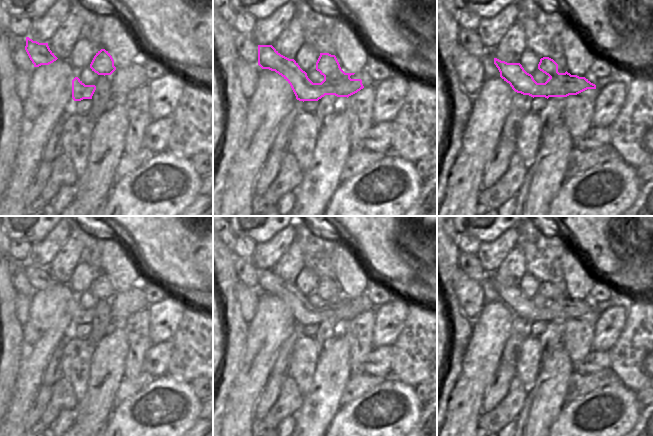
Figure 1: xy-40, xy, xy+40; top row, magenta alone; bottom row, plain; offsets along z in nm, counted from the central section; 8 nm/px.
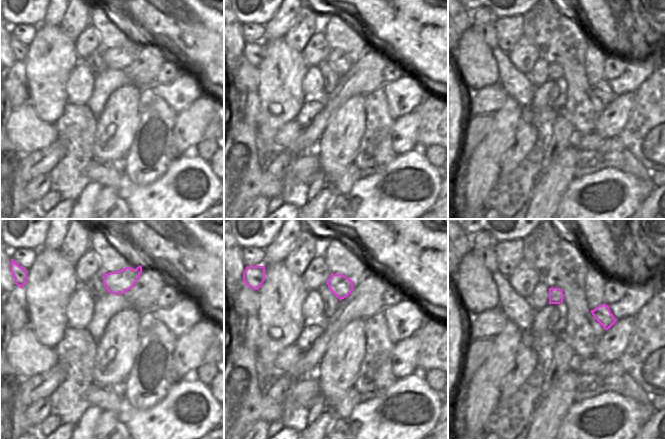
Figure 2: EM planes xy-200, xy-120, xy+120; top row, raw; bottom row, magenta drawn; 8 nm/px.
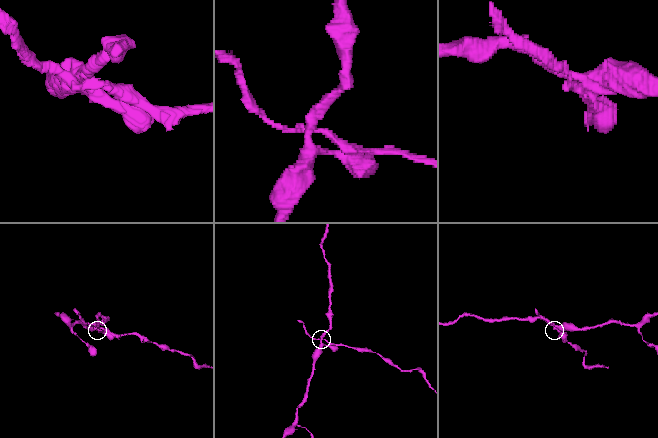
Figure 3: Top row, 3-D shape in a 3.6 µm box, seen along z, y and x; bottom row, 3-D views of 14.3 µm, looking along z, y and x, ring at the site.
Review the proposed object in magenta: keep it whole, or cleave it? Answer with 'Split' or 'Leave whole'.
Split.

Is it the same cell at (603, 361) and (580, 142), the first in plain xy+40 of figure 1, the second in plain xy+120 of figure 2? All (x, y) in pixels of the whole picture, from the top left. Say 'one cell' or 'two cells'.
one cell

